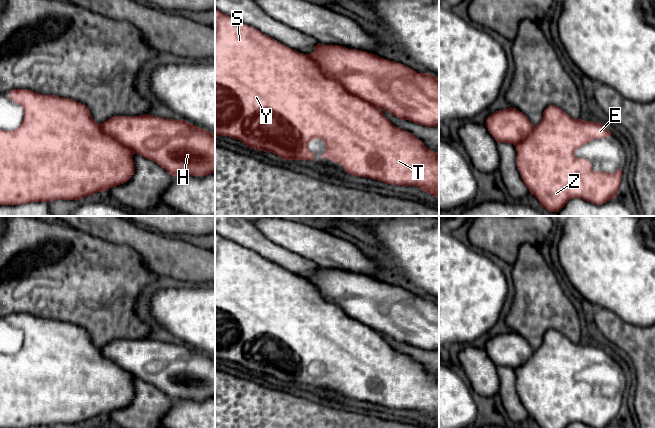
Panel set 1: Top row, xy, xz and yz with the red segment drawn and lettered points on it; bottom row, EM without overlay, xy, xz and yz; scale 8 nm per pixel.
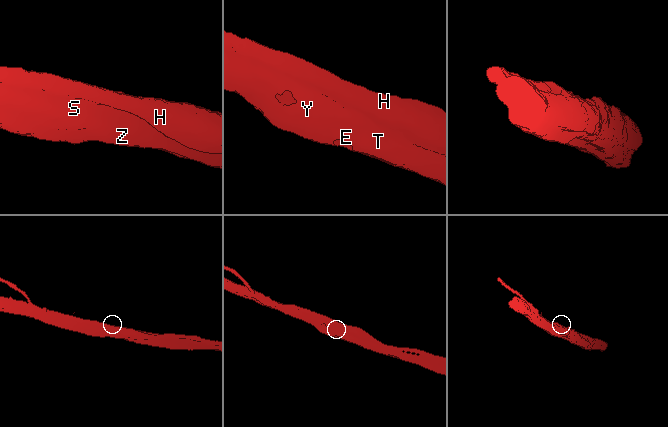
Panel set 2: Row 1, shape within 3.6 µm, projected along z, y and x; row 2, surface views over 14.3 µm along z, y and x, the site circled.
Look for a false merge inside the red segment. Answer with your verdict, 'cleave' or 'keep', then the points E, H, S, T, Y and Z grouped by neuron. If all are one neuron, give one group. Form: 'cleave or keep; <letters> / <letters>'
cleave; E S T Y Z / H

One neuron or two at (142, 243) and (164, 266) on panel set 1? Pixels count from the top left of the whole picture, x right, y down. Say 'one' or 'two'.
one

